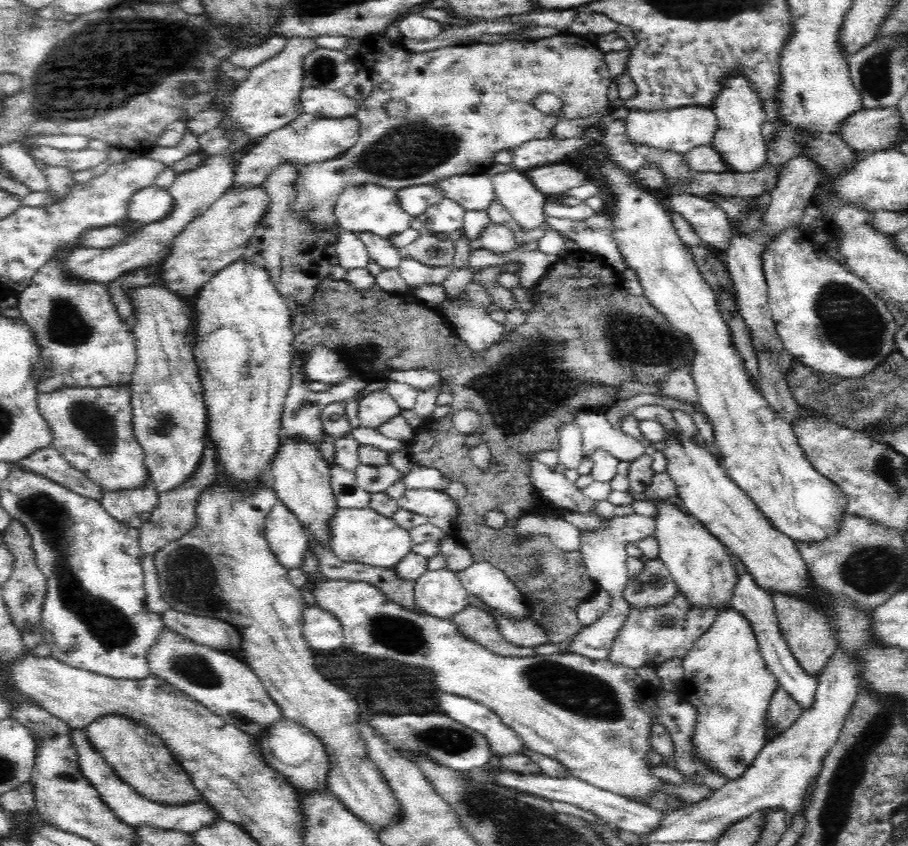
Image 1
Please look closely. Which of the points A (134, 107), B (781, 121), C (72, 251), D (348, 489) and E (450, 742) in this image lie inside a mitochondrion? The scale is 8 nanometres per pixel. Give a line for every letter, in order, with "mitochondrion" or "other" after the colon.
A: other
B: other
C: other
D: other
E: mitochondrion

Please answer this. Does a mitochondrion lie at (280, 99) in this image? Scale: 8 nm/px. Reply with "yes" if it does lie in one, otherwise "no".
no

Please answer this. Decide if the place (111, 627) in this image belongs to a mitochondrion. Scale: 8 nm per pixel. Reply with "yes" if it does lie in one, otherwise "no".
yes

